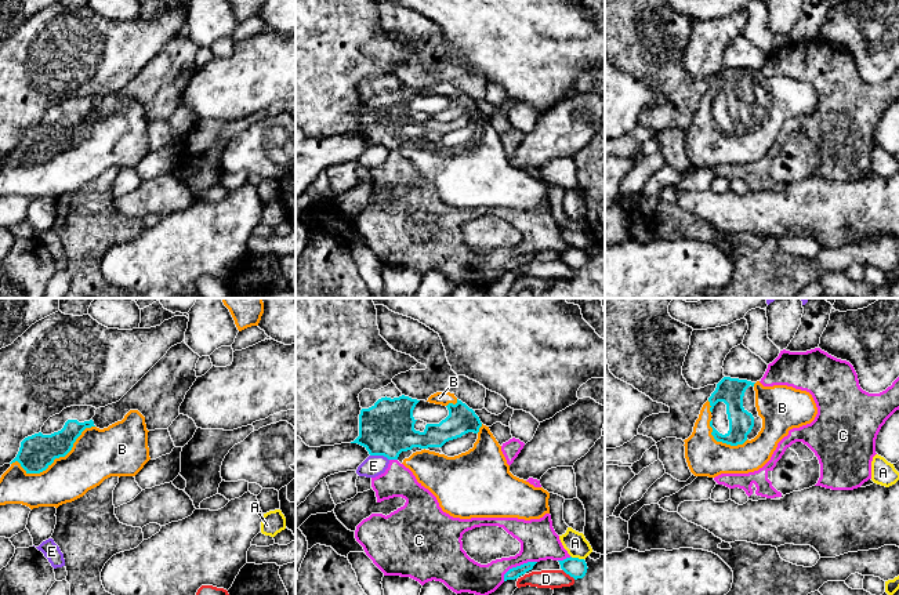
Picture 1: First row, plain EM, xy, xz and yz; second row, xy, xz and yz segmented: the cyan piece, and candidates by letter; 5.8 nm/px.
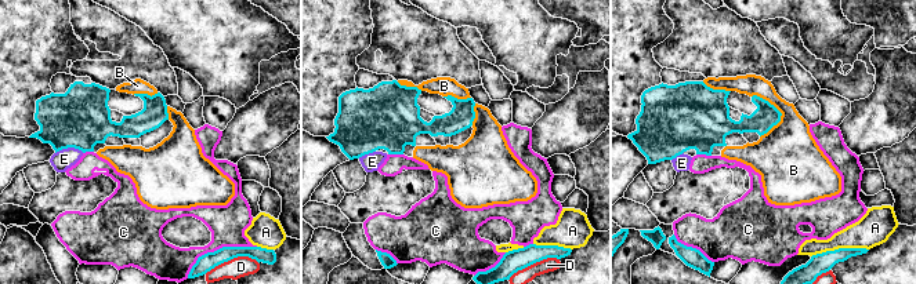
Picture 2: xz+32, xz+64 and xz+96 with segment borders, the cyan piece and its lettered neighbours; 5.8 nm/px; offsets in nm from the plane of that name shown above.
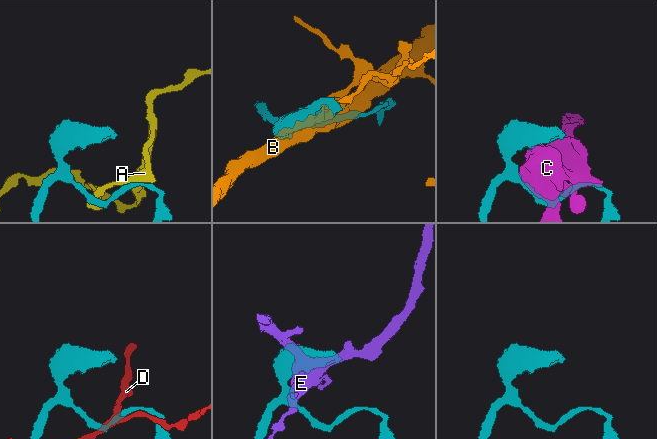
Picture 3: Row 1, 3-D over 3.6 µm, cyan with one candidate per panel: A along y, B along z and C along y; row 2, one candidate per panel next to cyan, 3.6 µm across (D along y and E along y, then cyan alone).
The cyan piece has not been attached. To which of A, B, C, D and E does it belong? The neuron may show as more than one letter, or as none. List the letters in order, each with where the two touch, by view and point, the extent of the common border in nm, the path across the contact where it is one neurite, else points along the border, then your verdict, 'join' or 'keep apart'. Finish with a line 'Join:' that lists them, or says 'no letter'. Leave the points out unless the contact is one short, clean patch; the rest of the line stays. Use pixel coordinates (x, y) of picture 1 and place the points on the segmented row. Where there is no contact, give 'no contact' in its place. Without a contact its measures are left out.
A: meets cyan in xz at (577, 558); contact 80 nm long; border along xz (571, 555), (583, 559); keep apart
B: meets cyan in xy at (55, 457); contact 550 nm long; join
C: meets cyan in xz at (517, 566); contact 240 nm long; keep apart
D: meets cyan in xz at (569, 574); contact 100 nm long; keep apart
E: meets cyan in xz at (380, 454); contact 120 nm long; keep apart
Join: B

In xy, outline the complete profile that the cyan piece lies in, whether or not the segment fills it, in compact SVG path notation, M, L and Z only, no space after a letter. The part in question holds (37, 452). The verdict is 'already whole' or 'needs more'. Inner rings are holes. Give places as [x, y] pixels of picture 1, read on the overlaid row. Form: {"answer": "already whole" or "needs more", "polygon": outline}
{"answer": "needs more", "polygon": "M130 410L122 421L104 429L97 428L93 420L68 420L58 432L28 436L21 442L11 467L0 478L0 505L58 508L83 497L110 476L135 476L151 460L148 432L145 417L138 410Z"}

